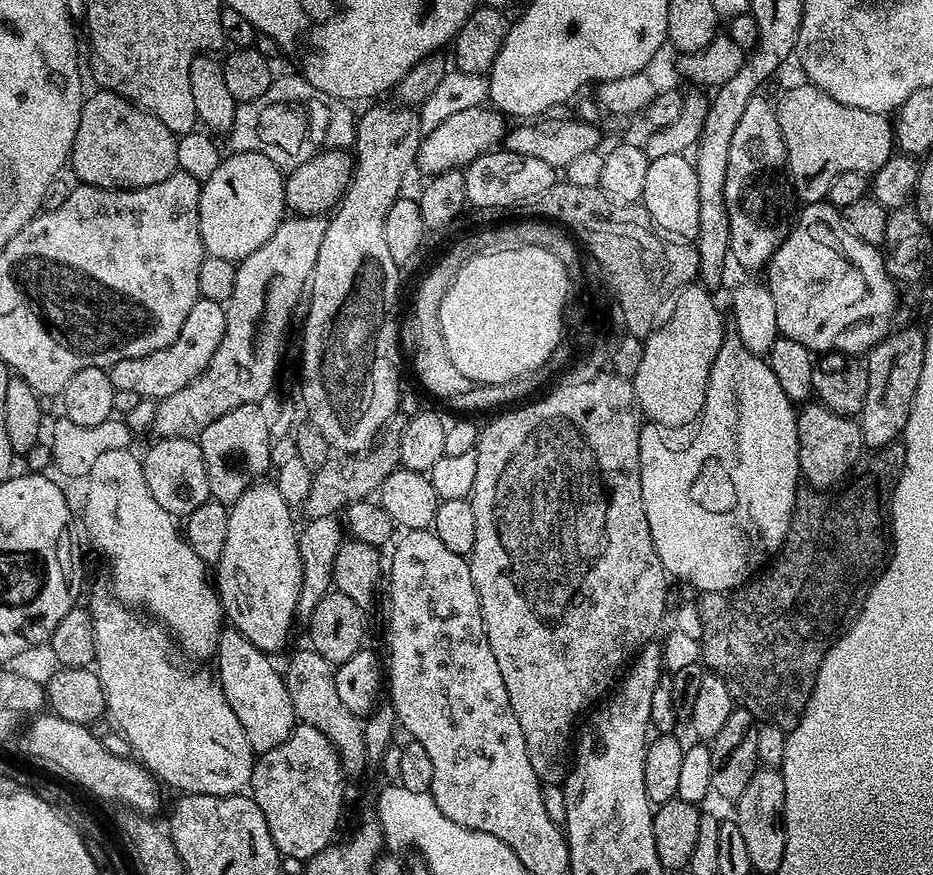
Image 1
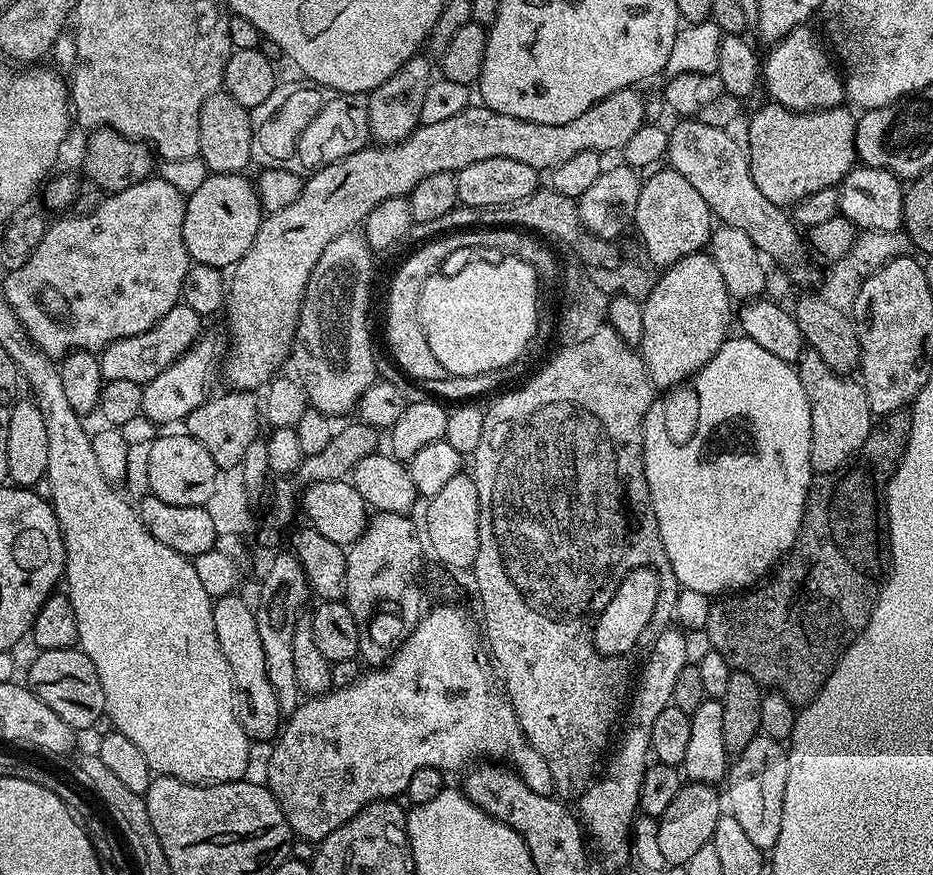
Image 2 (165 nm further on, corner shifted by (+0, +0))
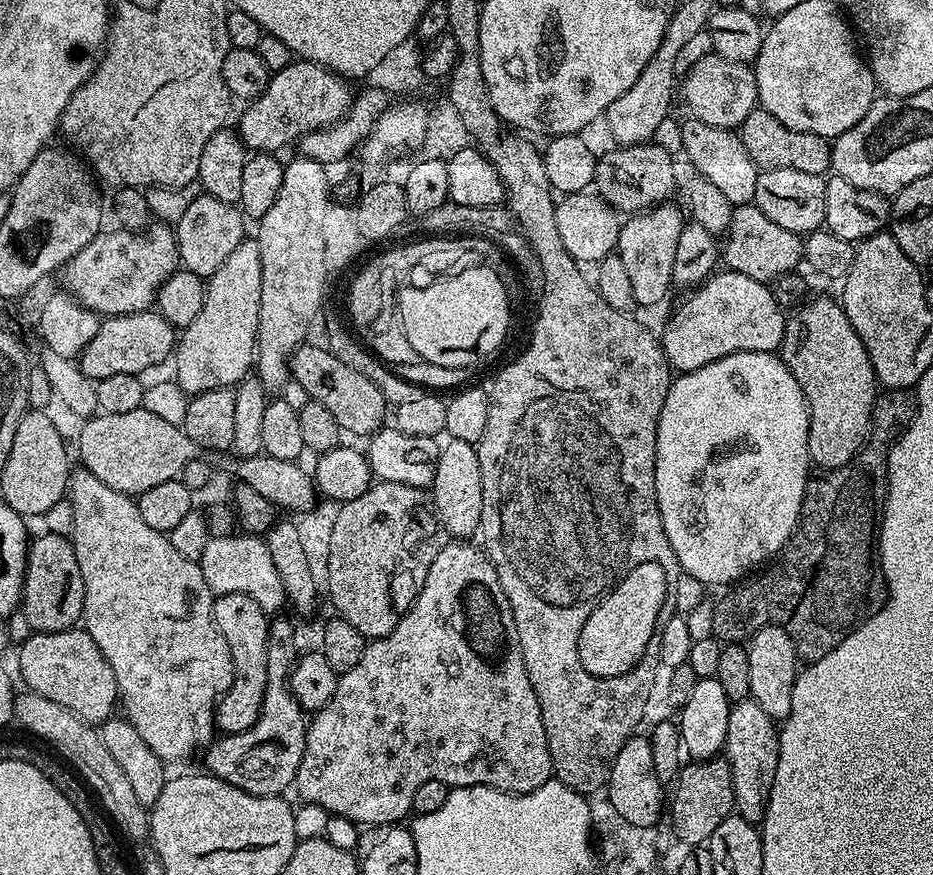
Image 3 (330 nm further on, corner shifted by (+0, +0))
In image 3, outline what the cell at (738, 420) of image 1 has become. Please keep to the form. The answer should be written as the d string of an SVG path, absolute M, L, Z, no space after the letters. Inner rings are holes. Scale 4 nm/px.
M770 352L732 353L728 357L718 358L717 361L710 362L693 372L681 372L673 379L658 418L654 482L656 483L658 510L662 518L662 526L666 530L666 538L670 538L670 546L685 573L700 580L705 586L728 583L731 585L747 577L753 570L759 569L765 562L771 561L796 529L809 475L808 403L804 401L804 395L794 374L790 374L790 370L784 365L779 355Z

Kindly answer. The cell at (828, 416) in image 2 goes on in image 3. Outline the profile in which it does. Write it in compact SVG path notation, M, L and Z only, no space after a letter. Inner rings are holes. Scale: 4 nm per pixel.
M816 296L805 299L787 317L787 328L778 349L778 355L784 365L794 374L798 386L808 403L808 458L813 465L821 469L836 466L848 459L860 444L866 426L872 426L872 407L876 404L878 381L876 371L868 357L862 338L850 326L844 306L839 299L828 296Z

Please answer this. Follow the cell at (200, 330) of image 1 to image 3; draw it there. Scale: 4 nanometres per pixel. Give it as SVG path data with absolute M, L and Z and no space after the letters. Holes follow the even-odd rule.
M155 310L135 312L125 316L109 316L101 319L98 334L90 338L90 342L78 357L78 363L82 374L86 374L94 381L110 378L114 374L140 376L147 368L162 363L167 356L169 359L177 343L177 329Z

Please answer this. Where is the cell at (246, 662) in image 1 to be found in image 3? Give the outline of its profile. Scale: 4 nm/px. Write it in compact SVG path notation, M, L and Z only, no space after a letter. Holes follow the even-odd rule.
M222 594L212 601L212 620L216 629L226 638L230 646L230 658L234 662L234 678L230 690L216 701L216 726L221 733L233 736L242 730L250 730L254 722L258 722L258 714L262 710L262 698L266 698L266 642L268 641L269 613L250 594Z

